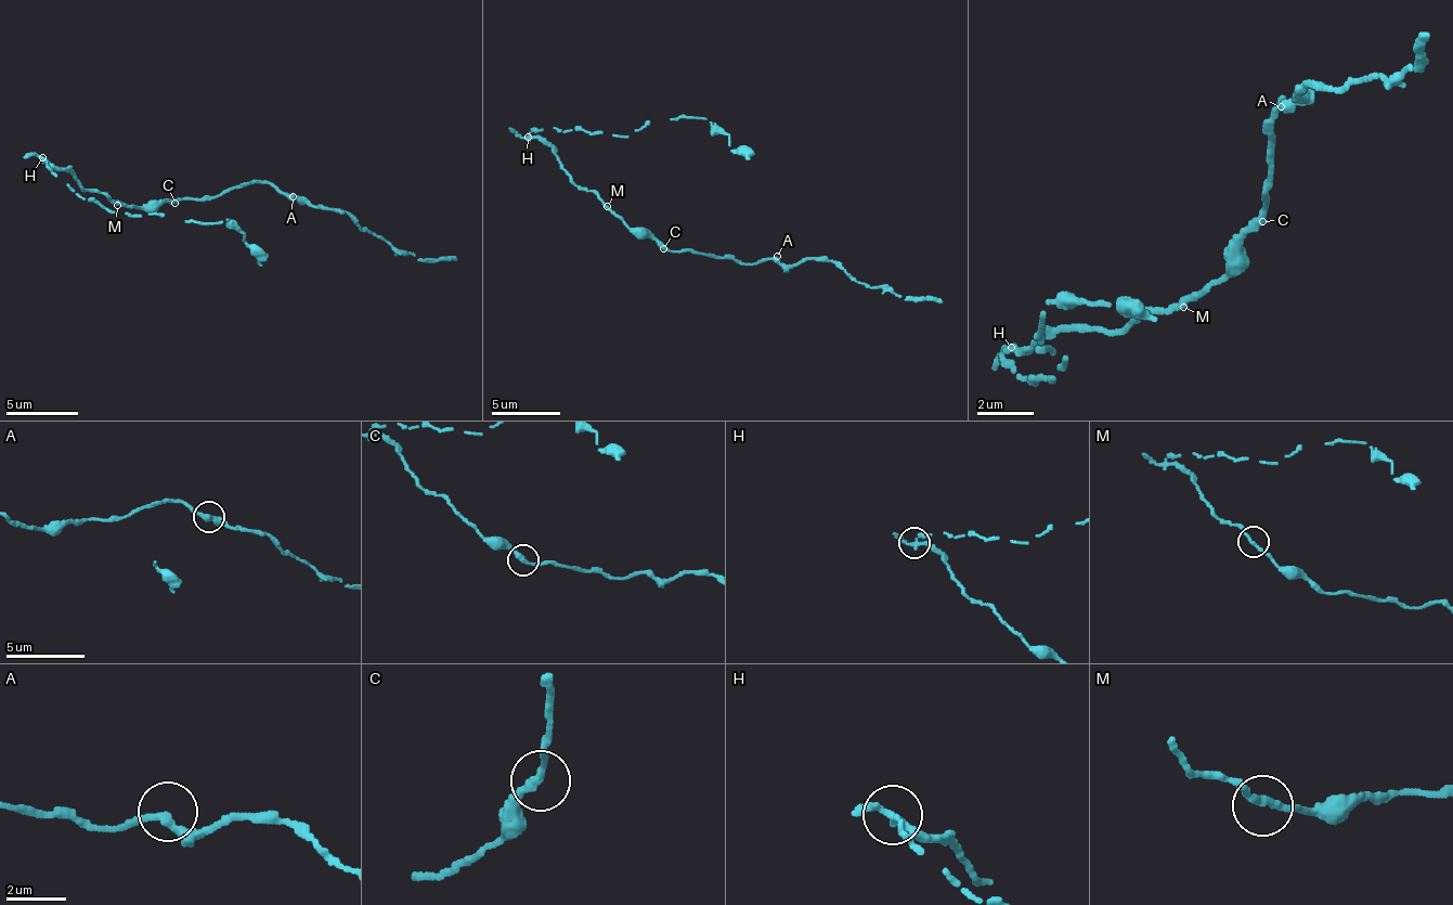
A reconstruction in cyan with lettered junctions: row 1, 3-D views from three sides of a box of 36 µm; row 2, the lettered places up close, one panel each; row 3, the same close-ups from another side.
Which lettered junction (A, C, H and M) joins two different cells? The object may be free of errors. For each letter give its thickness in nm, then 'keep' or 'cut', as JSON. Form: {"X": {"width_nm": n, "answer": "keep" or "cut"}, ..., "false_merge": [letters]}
{"A": {"width_nm": 240, "answer": "keep"}, "C": {"width_nm": 280, "answer": "keep"}, "H": {"width_nm": 240, "answer": "cut"}, "M": {"width_nm": 240, "answer": "keep"}, "false_merge": ["H"]}

